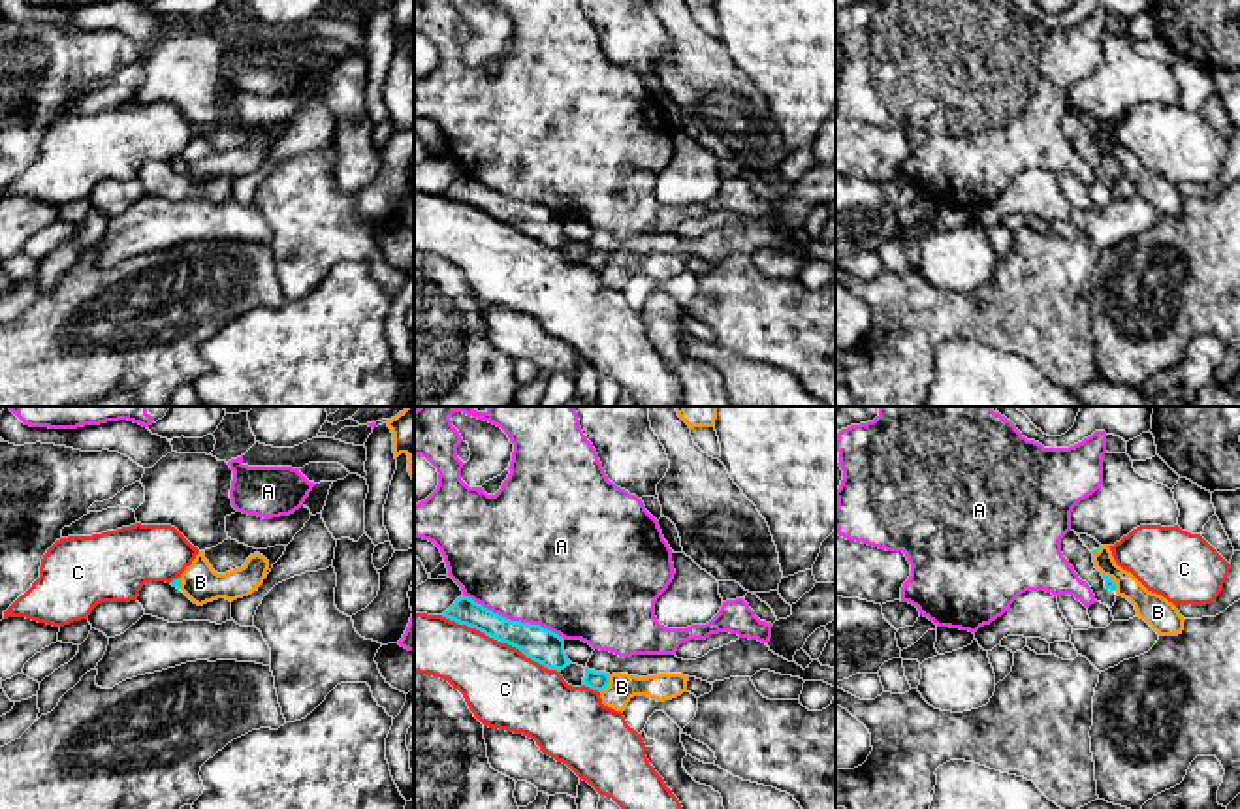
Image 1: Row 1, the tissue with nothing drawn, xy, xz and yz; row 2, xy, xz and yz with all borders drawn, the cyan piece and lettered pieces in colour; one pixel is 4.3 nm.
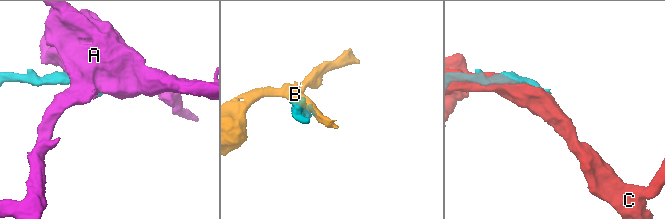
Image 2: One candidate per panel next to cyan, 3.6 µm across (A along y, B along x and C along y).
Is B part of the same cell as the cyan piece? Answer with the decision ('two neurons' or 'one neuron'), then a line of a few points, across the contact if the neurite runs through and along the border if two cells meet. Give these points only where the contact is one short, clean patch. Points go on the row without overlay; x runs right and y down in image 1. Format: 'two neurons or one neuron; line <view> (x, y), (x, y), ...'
two neurons; line xz (610, 254), (601, 271)

